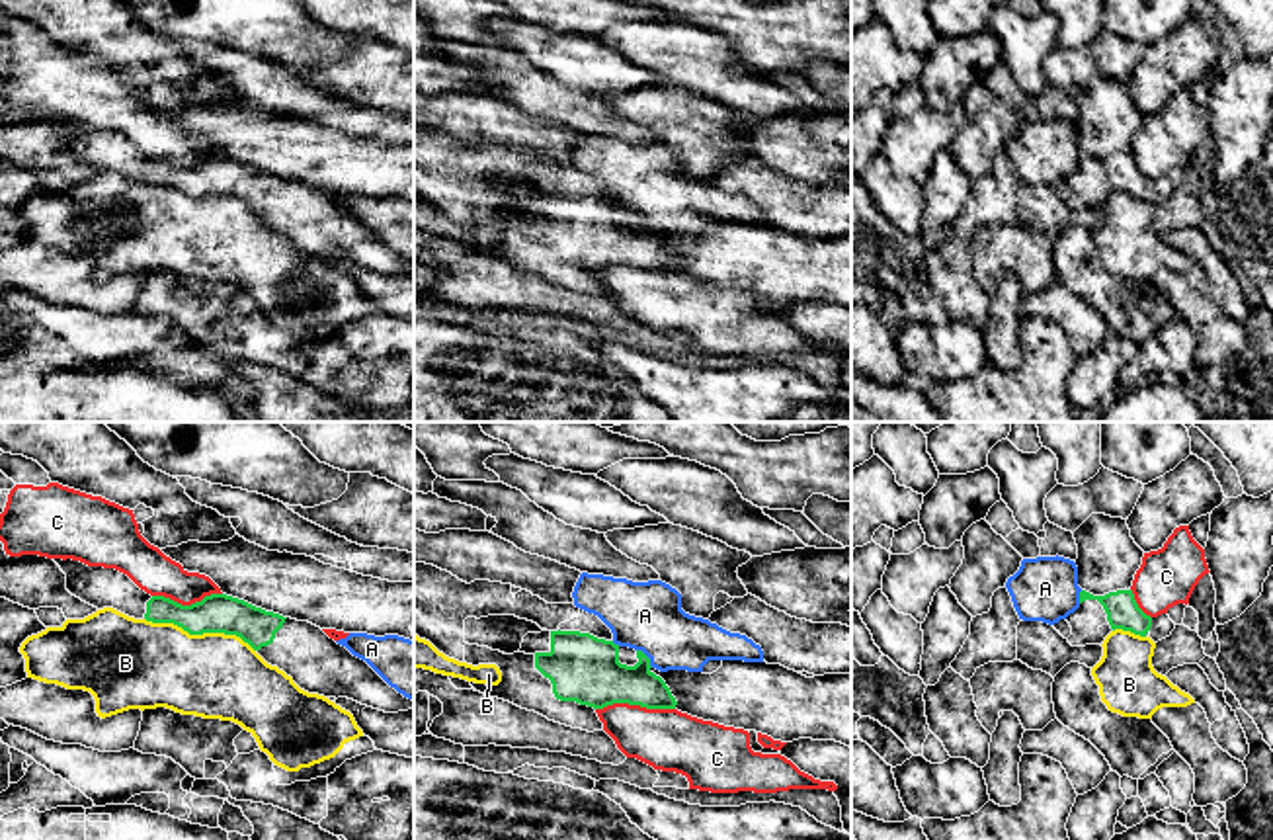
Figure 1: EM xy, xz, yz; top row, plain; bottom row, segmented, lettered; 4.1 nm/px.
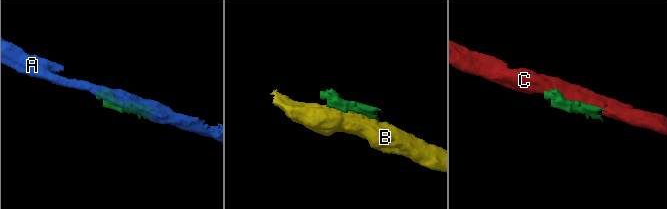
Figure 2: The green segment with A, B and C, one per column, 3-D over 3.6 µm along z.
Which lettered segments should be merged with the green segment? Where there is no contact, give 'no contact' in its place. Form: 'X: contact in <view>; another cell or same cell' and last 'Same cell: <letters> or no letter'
A: contact in xz; another cell
B: contact in xy; another cell
C: contact in xz; another cell
Same cell: no letter

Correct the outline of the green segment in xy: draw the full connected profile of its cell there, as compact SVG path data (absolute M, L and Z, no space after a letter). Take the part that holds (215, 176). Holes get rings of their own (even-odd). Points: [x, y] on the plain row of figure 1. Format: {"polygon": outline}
{"polygon": "M72 121L53 123L66 137L66 152L98 172L113 170L135 182L174 186L189 197L236 197L308 256L348 260L385 275L414 272L412 262L308 184L283 180L226 156L182 168L146 156L115 131L88 129Z"}

